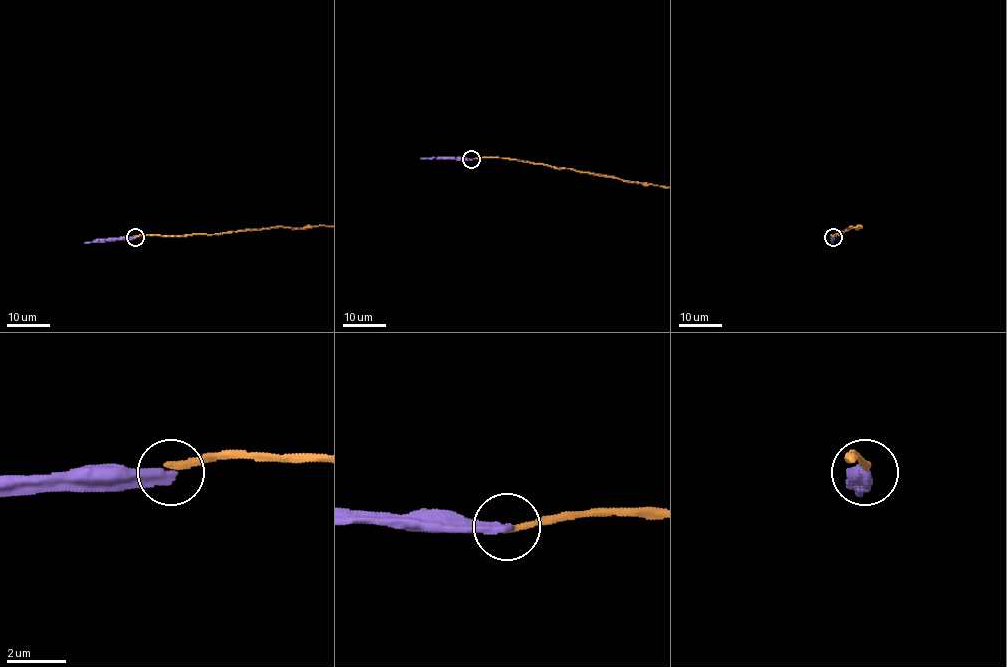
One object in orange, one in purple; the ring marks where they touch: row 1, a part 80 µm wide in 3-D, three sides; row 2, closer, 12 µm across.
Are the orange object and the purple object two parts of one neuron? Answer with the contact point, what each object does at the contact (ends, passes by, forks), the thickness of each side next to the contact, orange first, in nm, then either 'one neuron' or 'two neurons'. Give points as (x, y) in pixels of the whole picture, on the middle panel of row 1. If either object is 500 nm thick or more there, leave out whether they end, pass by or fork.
place (471, 159); orange ends; purple ends; calibres 240 and 400 nm; two neurons

